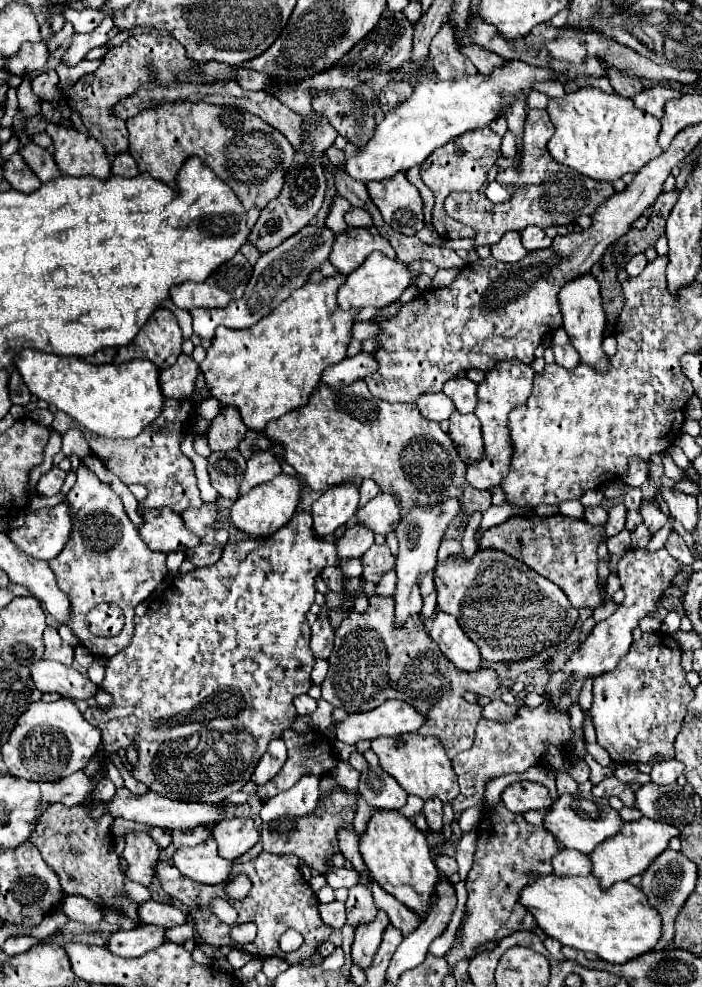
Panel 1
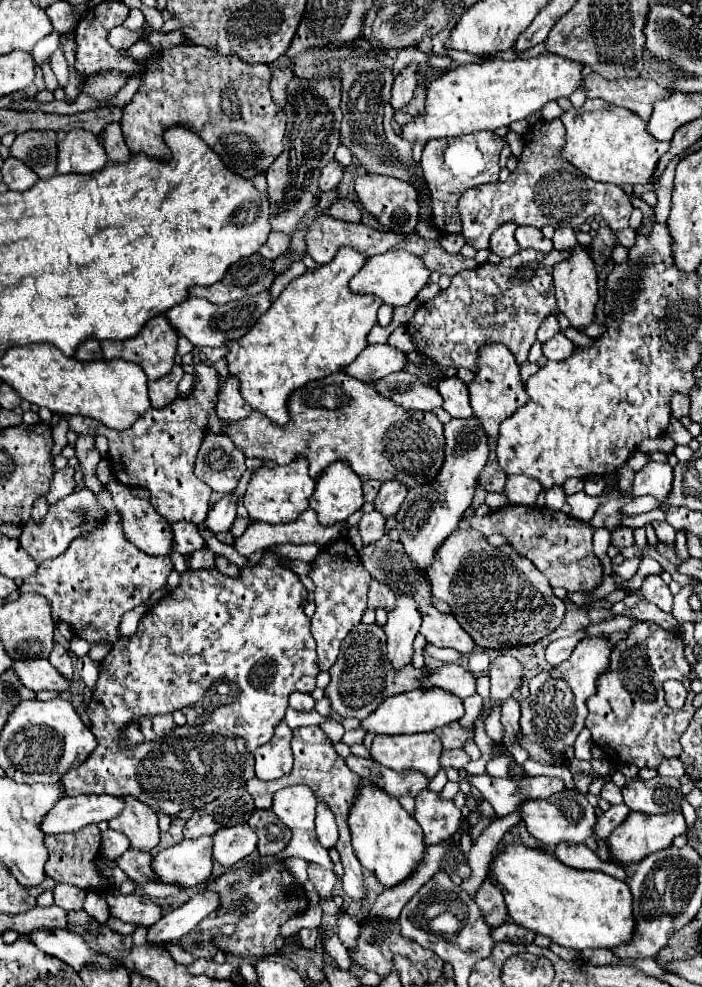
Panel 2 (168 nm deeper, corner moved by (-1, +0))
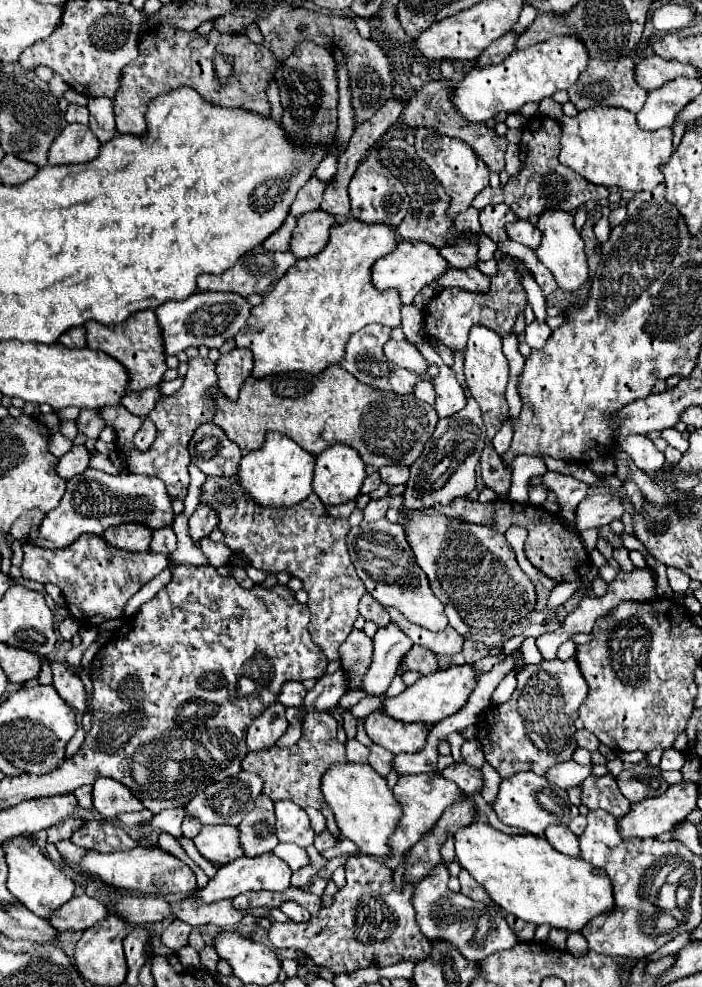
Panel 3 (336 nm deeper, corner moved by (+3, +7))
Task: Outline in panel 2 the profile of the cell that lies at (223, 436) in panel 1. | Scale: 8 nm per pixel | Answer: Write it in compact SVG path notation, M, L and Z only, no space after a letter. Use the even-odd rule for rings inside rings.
M228 375L220 387L218 393L218 405L216 405L216 415L222 421L240 421L250 415L252 407L242 399L240 395L240 383L232 375Z

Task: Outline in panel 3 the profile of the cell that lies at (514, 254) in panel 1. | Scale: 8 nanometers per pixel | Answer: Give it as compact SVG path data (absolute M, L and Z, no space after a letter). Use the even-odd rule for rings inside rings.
M494 204L486 210L480 212L480 226L482 232L492 238L494 242L506 242L508 234L506 234L506 224L514 222L516 216L510 208L506 208L506 204Z

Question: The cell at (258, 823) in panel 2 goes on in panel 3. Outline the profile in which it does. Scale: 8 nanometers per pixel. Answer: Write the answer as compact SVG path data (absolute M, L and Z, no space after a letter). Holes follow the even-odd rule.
M260 794L254 802L254 808L244 816L238 828L244 856L260 856L272 852L278 846L274 802L268 796Z

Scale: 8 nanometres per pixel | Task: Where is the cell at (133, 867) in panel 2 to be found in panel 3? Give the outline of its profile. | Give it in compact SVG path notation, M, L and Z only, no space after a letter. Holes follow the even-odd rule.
M90 820L86 826L74 832L72 842L96 852L130 850L136 846L136 842L120 826L114 826L106 820Z

